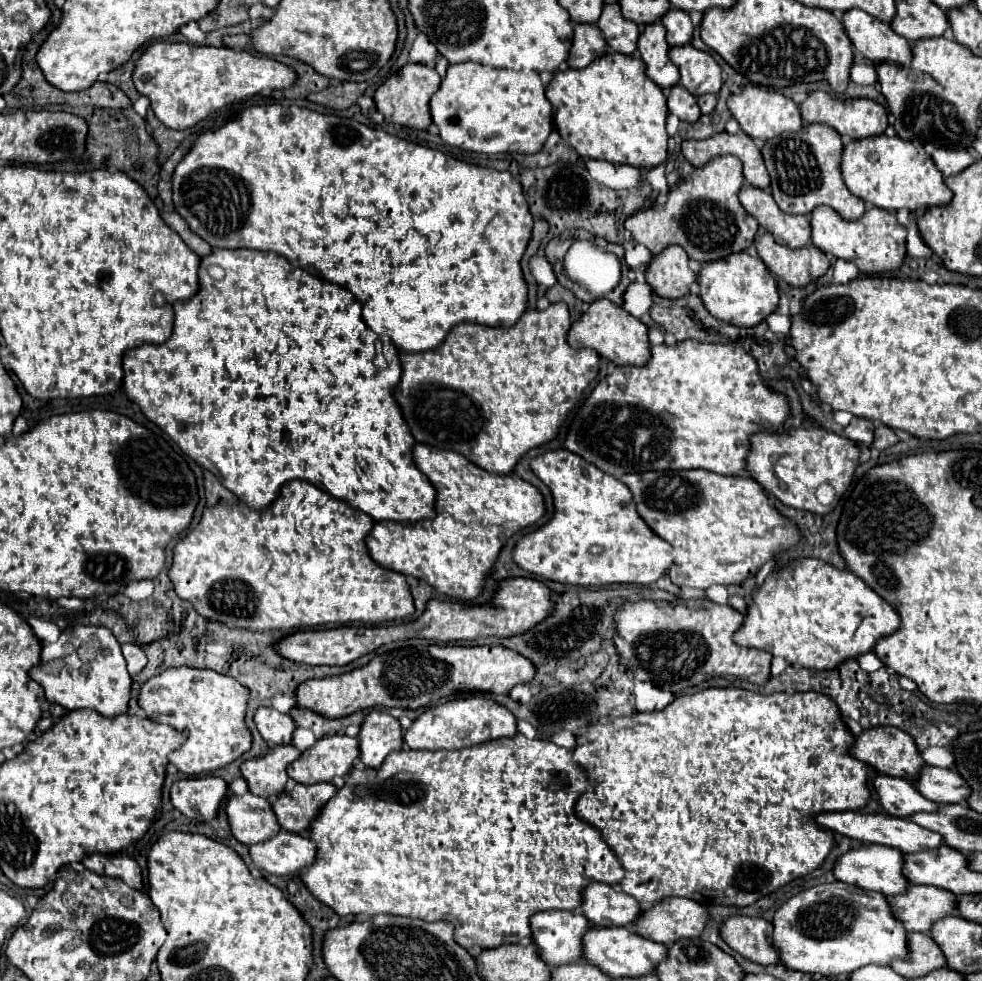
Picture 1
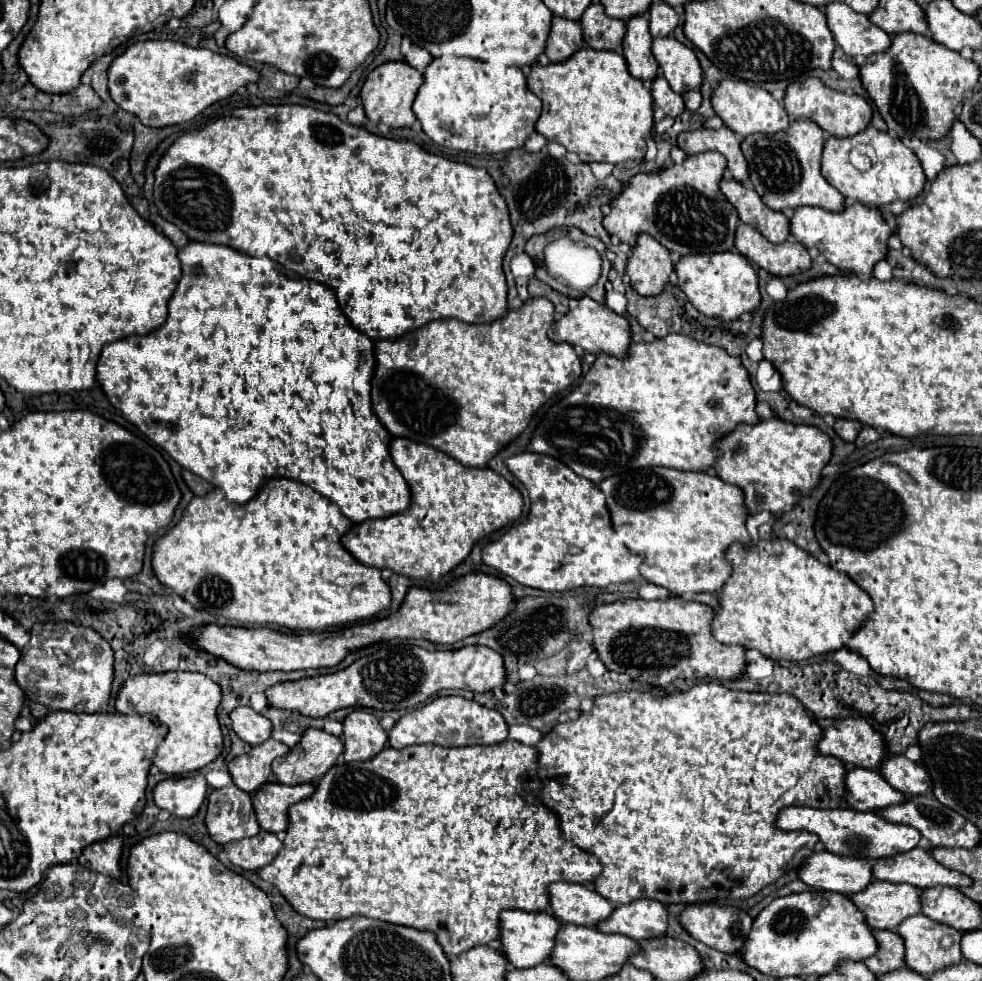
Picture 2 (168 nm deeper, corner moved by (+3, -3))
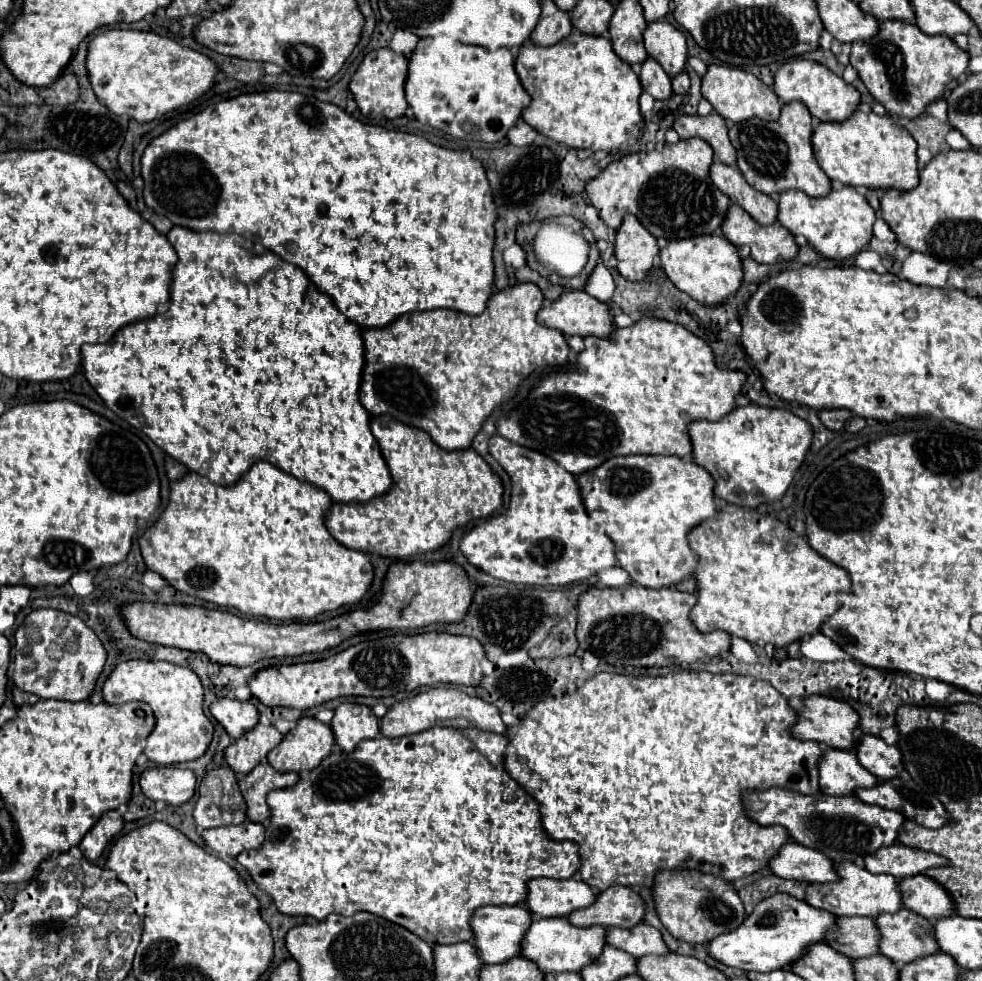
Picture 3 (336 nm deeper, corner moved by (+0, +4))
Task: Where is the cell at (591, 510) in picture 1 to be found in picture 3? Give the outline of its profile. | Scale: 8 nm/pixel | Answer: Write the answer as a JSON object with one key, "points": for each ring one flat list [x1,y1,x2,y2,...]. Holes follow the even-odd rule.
{"points":[[502,437,490,439,490,453,512,479,512,497,506,515,488,517,464,535,460,549,472,565,502,581,542,587,562,587,588,579,602,569,618,567,610,537,582,507,582,493,574,475,558,467,548,455]]}

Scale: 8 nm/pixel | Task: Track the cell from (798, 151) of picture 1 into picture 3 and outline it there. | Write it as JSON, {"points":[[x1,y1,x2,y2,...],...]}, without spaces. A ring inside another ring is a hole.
{"points":[[792,101,782,107,778,121,742,121,732,125,730,141,738,153,738,167,744,179,766,195,780,195,788,189,804,191,810,197,822,197,832,191,832,181,818,167,812,151,812,115,806,105,800,101]]}

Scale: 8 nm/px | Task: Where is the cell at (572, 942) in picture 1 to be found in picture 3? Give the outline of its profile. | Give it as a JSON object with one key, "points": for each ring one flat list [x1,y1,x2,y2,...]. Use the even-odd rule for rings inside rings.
{"points":[[486,905,476,909,472,917,472,929,476,937,476,949,484,963,506,963,522,953,522,939,530,929,534,915,524,905]]}

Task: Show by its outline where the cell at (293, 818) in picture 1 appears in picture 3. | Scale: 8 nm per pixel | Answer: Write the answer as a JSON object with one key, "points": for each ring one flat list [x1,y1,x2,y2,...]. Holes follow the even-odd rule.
{"points":[[260,763,252,769,252,773,238,779,240,791,248,805,248,819,254,823,264,823,264,819,270,819,270,809,266,803,266,795,274,789,292,787,298,783,298,773,280,773,274,771,268,763]]}

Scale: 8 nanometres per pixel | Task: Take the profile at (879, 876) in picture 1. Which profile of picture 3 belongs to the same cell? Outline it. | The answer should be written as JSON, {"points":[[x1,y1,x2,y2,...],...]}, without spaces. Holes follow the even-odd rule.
{"points":[[788,841,786,847,780,849,780,853,770,861,770,869,778,877,808,883,830,883,838,877,832,859,794,841]]}

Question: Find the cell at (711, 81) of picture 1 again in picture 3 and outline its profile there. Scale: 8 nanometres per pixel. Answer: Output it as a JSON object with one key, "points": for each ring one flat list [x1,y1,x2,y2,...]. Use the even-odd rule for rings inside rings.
{"points":[[654,21,646,27,644,47,670,77,684,73,688,61,686,35,672,27,668,21]]}

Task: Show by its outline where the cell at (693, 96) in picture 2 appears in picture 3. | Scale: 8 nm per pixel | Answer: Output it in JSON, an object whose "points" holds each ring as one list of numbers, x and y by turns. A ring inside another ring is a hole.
{"points":[[680,73,676,77,672,77,672,89,676,95,684,95,690,91,690,77,688,73]]}

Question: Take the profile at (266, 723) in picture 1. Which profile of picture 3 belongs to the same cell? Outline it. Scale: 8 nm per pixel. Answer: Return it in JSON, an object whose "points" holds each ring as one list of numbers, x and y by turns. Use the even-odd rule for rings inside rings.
{"points":[[218,699,210,705,212,715,224,725,228,735,232,739,238,739,238,735,244,735,250,731,250,727,258,725,258,709,250,701,238,701,238,699]]}

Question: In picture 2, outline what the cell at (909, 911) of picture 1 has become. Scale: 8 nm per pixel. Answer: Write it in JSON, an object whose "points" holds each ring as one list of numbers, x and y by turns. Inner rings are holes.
{"points":[[873,880,859,894,849,894,849,900,863,912,867,926,895,930,903,918,919,914,919,894,915,886]]}

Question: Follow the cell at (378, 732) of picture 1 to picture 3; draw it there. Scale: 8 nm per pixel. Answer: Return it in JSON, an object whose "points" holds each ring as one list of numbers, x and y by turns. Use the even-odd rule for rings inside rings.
{"points":[[342,703,334,711,332,719,332,731,336,737,336,745,350,753,354,747,358,747,364,739,380,737,380,723,370,707,360,703]]}

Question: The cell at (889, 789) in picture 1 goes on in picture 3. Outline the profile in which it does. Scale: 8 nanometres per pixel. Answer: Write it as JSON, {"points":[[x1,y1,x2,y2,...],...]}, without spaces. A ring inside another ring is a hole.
{"points":[[826,749,820,763,820,789,826,795,856,795,856,789,878,785,878,777,858,763,854,751]]}

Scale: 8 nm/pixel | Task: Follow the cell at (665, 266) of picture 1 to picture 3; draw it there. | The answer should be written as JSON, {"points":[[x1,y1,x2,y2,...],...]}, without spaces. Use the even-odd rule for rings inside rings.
{"points":[[626,215,622,227,616,233,616,253,618,271,628,281,642,281,654,267,654,259,660,255,658,241,646,227,634,219,634,215]]}

